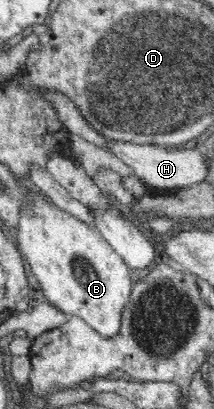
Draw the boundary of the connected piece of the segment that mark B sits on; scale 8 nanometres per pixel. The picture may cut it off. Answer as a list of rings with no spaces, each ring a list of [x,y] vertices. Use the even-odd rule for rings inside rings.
[[[27,192],[23,197],[17,248],[39,282],[40,298],[69,316],[84,319],[103,337],[117,335],[122,309],[132,292],[129,266],[98,229],[56,207],[42,192]]]

